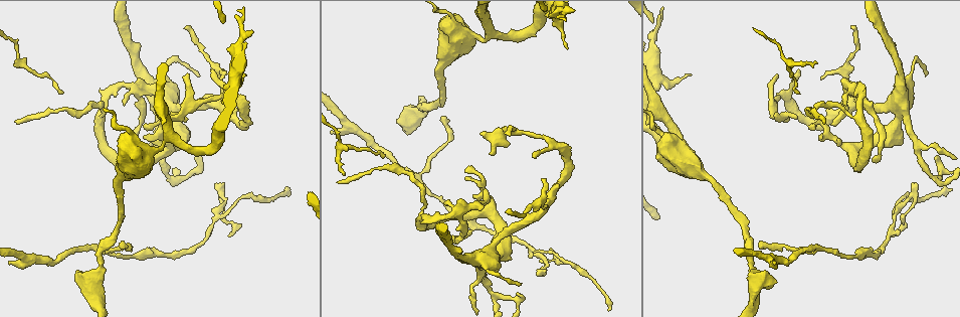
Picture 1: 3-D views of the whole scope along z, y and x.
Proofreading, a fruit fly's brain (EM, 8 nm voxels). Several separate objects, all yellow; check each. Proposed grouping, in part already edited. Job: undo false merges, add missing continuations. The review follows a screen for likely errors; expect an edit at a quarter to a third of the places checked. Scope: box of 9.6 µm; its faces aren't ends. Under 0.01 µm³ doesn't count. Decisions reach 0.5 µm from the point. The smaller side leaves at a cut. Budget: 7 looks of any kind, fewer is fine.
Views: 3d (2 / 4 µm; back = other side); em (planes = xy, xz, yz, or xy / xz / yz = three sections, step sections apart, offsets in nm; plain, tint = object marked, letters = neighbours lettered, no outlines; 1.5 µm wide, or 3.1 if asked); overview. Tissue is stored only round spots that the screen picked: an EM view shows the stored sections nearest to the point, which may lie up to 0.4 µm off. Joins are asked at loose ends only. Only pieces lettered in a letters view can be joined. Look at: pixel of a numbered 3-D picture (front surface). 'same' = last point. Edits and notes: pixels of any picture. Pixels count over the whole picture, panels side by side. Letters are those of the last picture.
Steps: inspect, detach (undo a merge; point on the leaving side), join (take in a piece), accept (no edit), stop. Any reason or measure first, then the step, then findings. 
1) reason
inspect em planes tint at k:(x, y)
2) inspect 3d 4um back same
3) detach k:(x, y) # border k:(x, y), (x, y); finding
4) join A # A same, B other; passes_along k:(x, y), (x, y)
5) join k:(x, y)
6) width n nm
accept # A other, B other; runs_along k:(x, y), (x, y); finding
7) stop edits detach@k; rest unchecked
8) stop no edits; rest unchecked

tapers out
inspect em planes letters at 1:(385, 154)

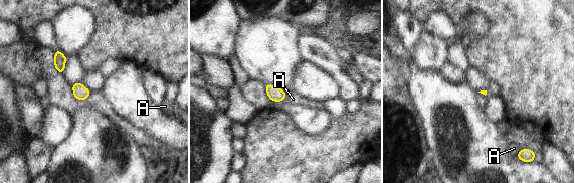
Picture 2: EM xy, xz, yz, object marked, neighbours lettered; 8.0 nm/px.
join A # A same; the cell continues

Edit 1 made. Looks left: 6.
inspect overview

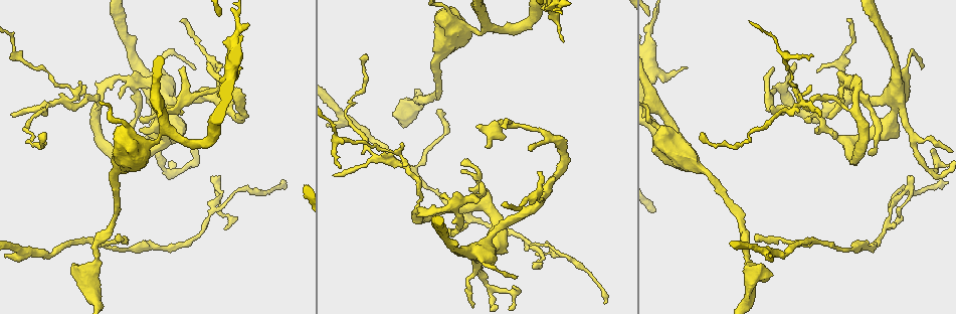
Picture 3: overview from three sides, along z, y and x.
branch stops here
inspect em planes tint at 3:(537, 172)

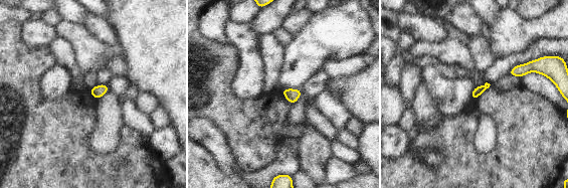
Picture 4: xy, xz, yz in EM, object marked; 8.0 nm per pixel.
inspect em planes letters same

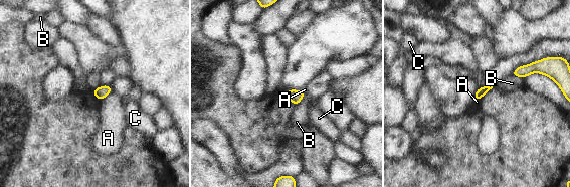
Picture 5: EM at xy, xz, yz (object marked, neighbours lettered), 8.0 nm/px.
accept # A other, B other, C other; border 5:(112, 90), (100, 100); none of them fits

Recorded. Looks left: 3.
an open end
inspect 3d 4um at 3:(219, 176)

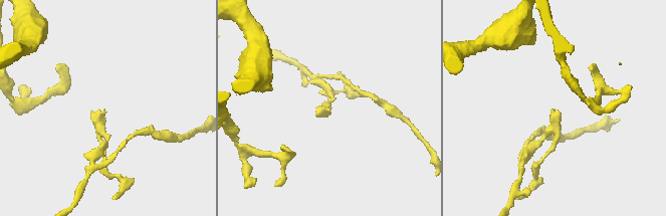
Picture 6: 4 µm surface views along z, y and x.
need the tissue
inspect em xy step 4 letters at 6:(103, 110)

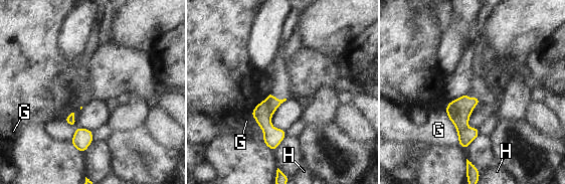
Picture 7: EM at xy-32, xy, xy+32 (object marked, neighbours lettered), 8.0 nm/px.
cut it another way
inspect em planes letters same

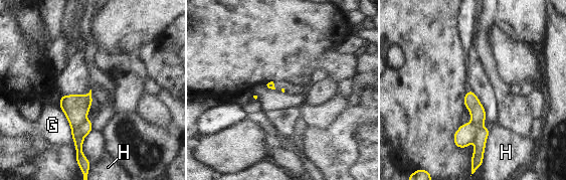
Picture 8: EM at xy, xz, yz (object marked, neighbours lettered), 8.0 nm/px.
detach 8:(75, 108) # G other, H other; border 8:(86, 120), (79, 127), (79, 136); a second cell is stuck on

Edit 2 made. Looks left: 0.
stop edits join@2, detach@8; rest unchecked

